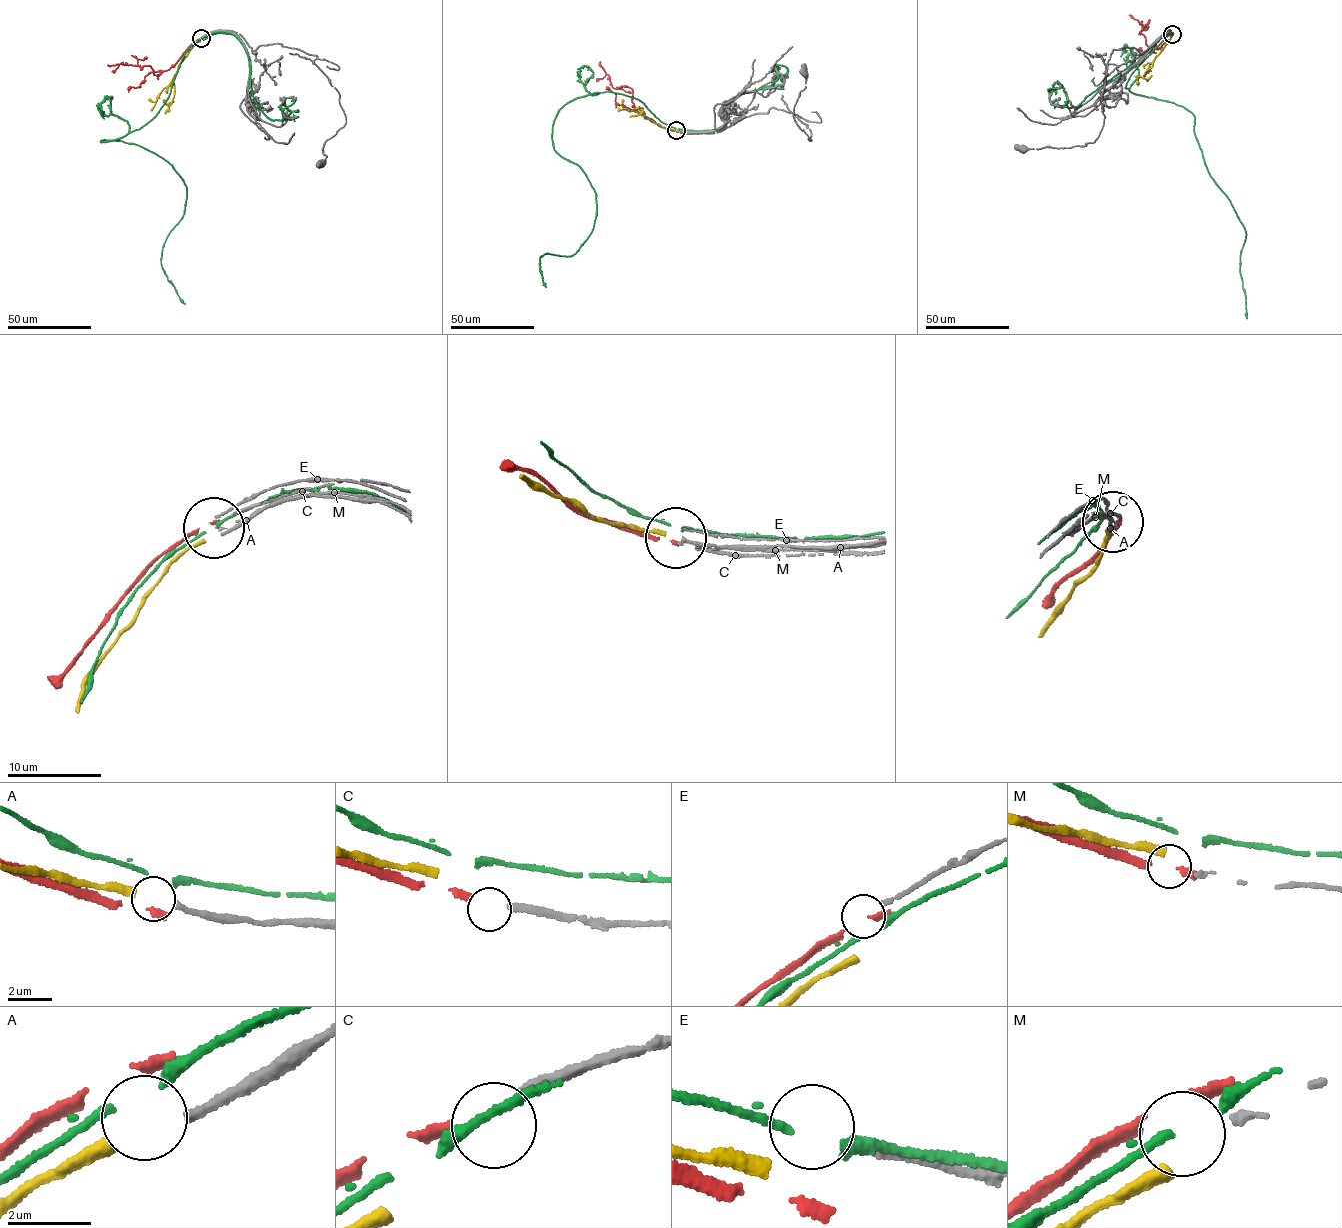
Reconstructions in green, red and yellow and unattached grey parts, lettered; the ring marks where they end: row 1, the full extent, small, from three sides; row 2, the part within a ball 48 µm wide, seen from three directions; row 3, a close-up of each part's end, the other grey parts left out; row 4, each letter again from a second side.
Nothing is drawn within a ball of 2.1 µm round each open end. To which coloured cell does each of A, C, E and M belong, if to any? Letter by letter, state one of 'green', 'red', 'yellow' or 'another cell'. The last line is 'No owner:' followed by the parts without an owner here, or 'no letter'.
A: yellow
C: red
E: another cell
M: another cell
No owner: E, M

